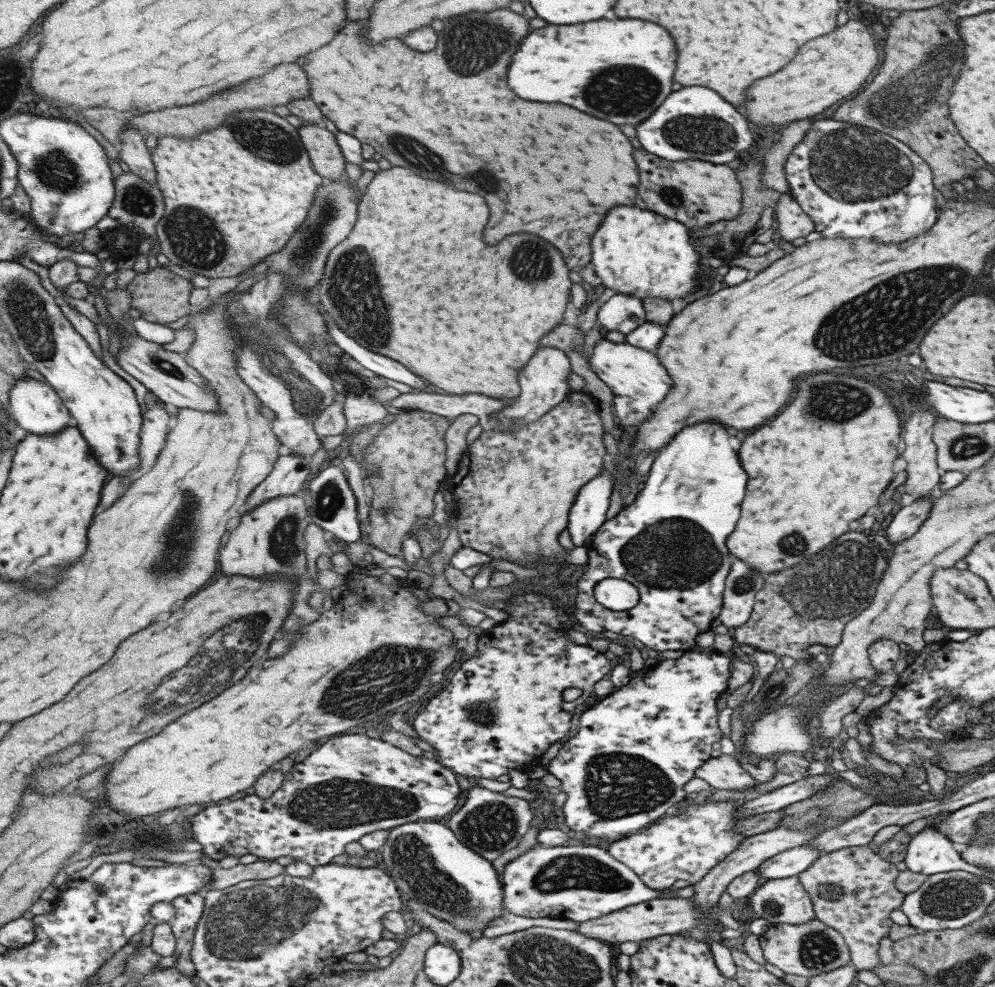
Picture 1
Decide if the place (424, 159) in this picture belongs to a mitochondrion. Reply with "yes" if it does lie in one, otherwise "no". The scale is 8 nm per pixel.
yes

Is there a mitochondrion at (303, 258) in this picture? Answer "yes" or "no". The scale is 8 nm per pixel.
yes

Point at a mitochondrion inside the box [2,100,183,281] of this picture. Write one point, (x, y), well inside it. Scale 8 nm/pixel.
(56, 169)

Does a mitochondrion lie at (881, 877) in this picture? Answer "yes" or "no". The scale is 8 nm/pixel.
no

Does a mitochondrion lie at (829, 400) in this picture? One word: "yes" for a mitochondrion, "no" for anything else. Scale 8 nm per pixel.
yes

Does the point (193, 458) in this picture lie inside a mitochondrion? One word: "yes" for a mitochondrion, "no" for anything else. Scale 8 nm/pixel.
no

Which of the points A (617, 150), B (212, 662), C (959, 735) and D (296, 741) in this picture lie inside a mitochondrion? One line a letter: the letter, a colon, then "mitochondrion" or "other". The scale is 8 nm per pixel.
A: other
B: mitochondrion
C: other
D: other

